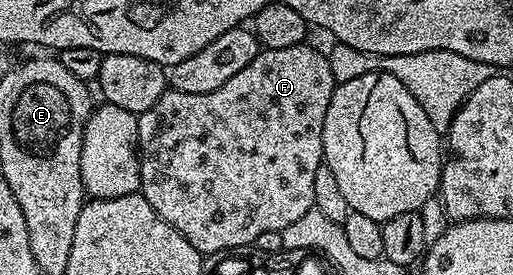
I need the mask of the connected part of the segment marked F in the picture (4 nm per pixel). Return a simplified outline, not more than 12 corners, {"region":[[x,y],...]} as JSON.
{"region":[[310,43],[138,113],[141,195],[200,254],[315,206]]}

